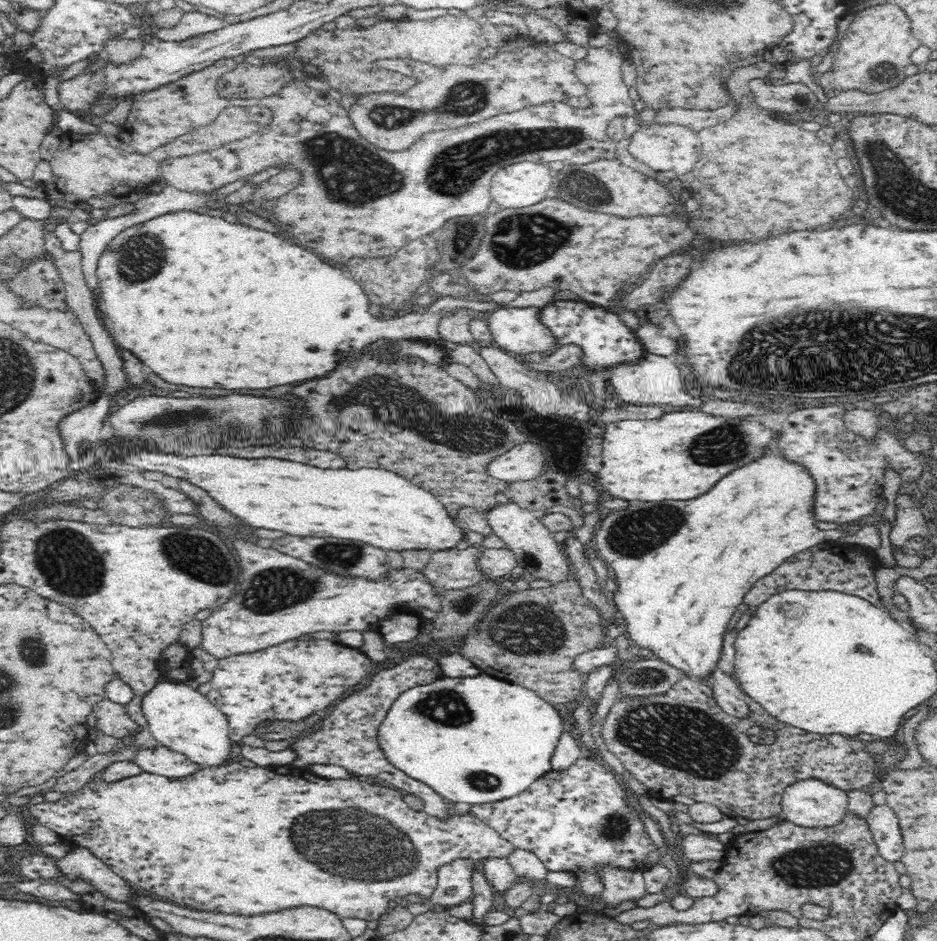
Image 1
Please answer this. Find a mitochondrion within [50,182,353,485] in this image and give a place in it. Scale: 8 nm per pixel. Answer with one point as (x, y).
(139, 259)

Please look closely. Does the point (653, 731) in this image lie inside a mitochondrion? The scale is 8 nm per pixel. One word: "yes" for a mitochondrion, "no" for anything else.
yes

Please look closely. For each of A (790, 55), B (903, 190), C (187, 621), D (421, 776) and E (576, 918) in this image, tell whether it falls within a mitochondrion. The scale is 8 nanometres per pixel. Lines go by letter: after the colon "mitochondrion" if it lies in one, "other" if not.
A: other
B: mitochondrion
C: other
D: other
E: other

